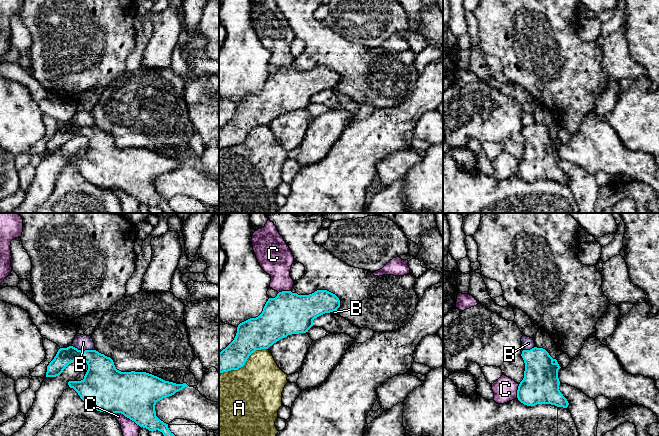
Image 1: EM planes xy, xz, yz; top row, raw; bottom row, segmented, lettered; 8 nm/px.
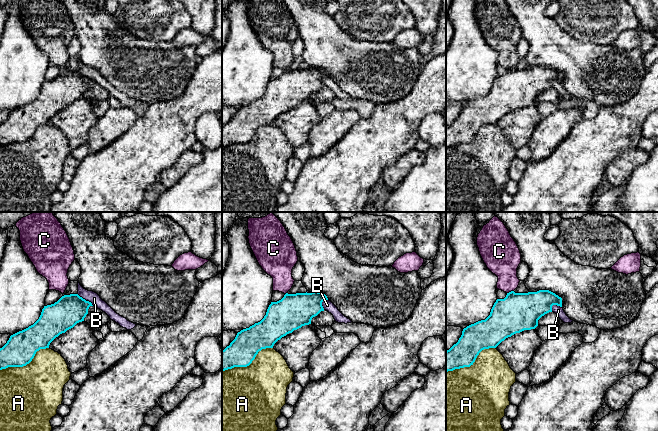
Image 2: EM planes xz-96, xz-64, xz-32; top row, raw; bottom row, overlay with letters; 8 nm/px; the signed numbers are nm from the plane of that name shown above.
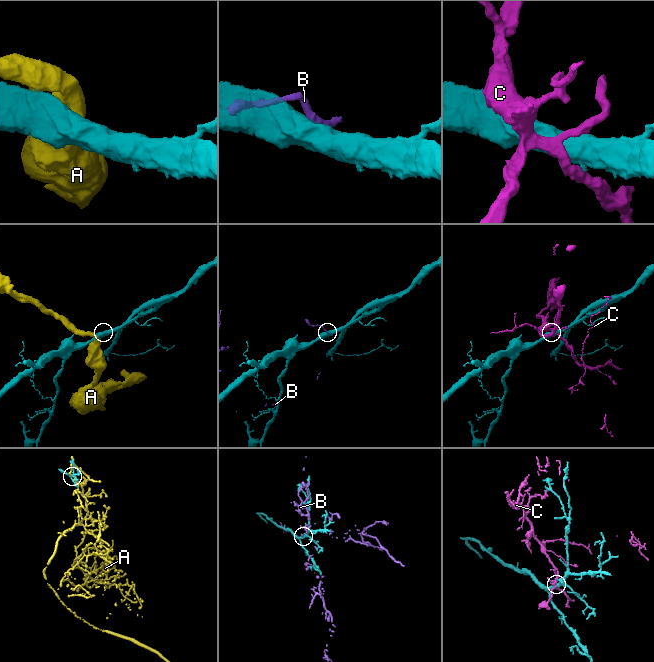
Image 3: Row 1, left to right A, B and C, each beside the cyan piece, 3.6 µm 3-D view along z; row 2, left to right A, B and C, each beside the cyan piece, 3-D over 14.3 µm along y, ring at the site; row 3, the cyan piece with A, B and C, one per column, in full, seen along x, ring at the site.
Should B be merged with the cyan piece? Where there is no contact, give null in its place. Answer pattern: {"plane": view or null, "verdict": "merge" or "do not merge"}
{"plane": "xy", "verdict": "do not merge"}

